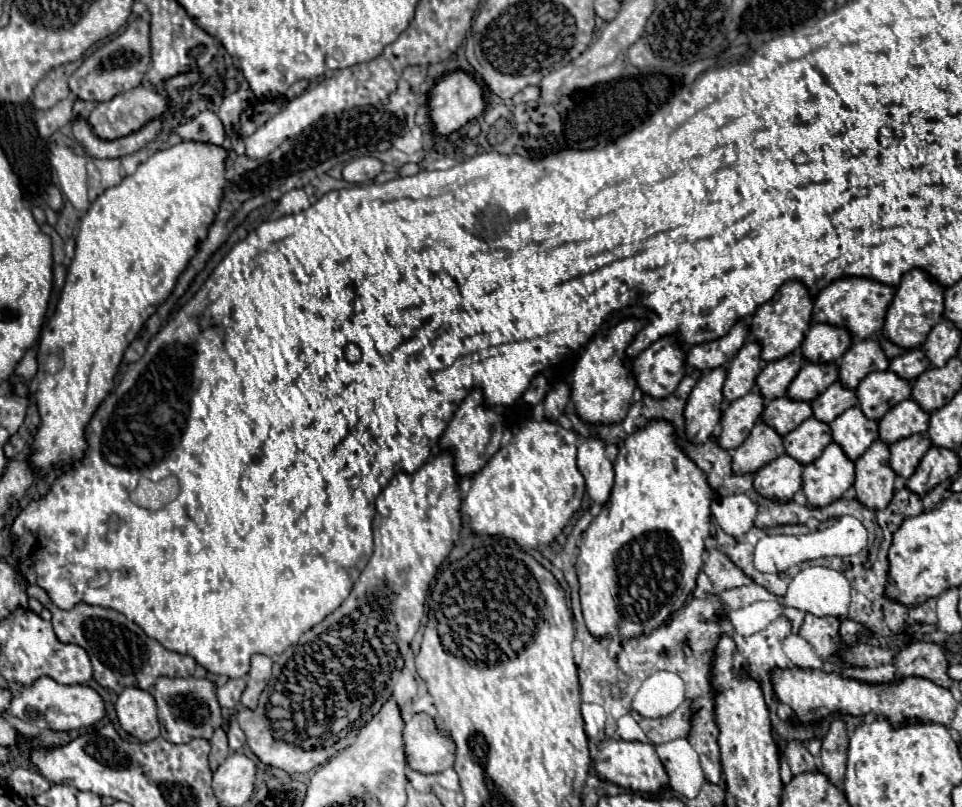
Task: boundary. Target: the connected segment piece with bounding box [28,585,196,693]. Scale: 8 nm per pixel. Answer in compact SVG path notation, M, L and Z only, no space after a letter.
M28 585L28 597L38 599L44 607L50 609L56 637L62 643L76 643L82 649L86 649L86 653L92 661L92 667L94 667L94 679L98 685L102 685L106 689L120 693L126 687L138 687L138 673L140 671L146 671L150 685L156 681L156 677L162 677L162 675L164 677L190 677L190 675L194 675L196 661L192 657L168 651L156 639L148 637L134 621L126 619L122 613L116 613L114 609L78 603L76 607L62 611L50 601L46 591L38 585Z

